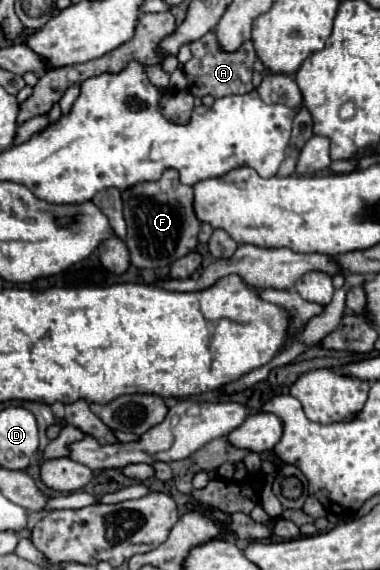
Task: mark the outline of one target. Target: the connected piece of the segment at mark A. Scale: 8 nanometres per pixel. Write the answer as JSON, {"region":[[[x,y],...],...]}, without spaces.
{"region":[[[209,31],[199,41],[193,41],[189,47],[191,47],[193,59],[189,63],[185,63],[183,69],[185,69],[187,81],[189,81],[189,91],[195,97],[213,95],[215,99],[219,99],[219,97],[227,97],[227,95],[235,95],[235,93],[249,93],[253,89],[251,75],[253,75],[253,63],[257,59],[257,55],[255,55],[251,41],[243,43],[243,47],[233,53],[225,53],[219,49],[215,33]]]}

